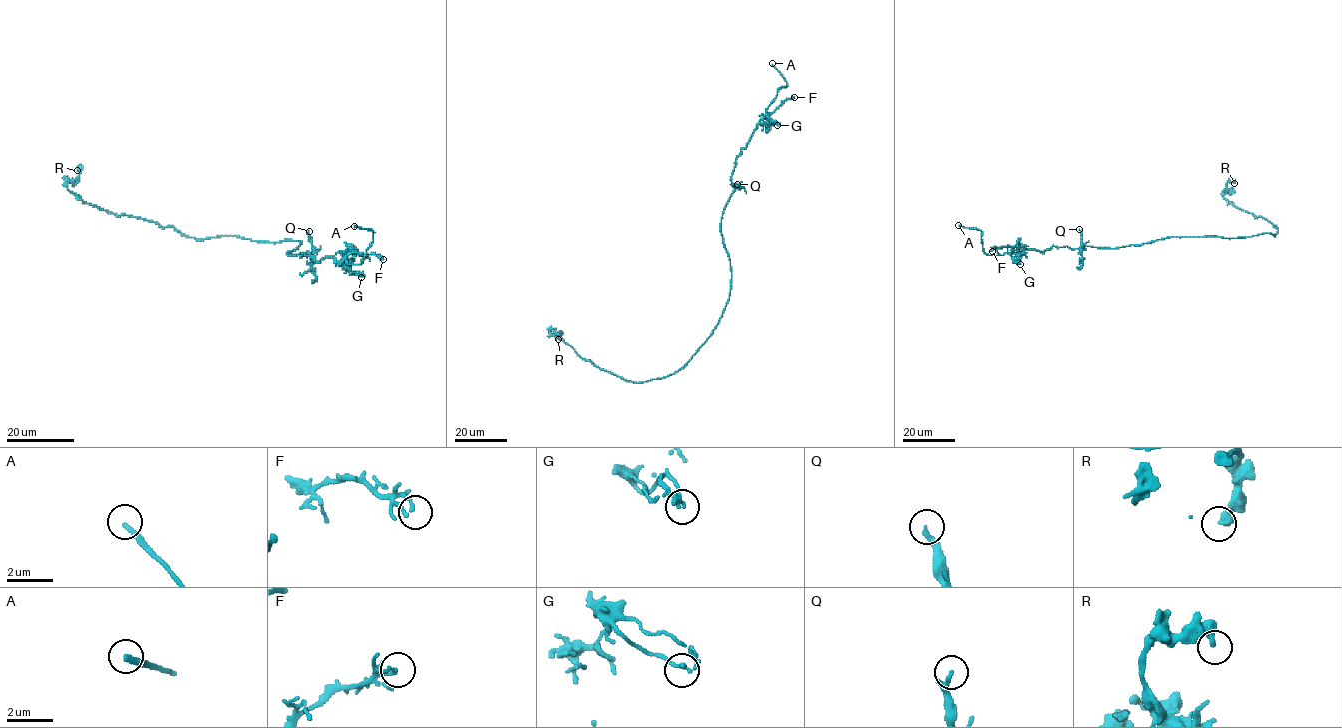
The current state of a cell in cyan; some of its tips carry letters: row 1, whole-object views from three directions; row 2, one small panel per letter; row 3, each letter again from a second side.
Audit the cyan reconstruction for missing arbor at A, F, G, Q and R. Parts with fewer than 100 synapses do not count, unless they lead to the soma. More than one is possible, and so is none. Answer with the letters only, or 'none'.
A

